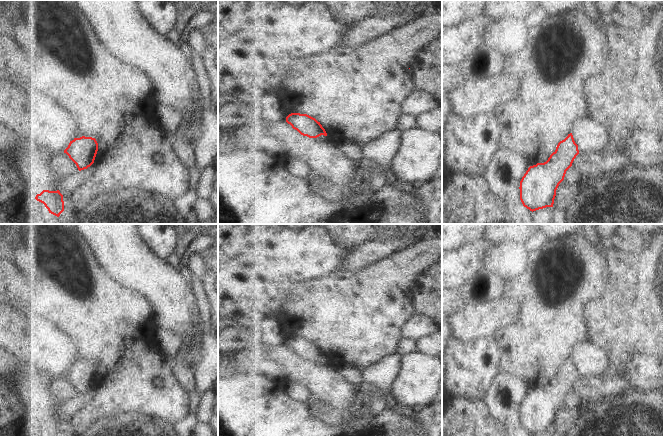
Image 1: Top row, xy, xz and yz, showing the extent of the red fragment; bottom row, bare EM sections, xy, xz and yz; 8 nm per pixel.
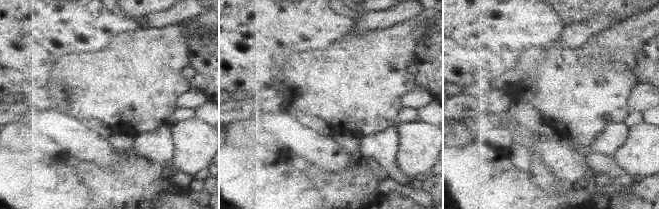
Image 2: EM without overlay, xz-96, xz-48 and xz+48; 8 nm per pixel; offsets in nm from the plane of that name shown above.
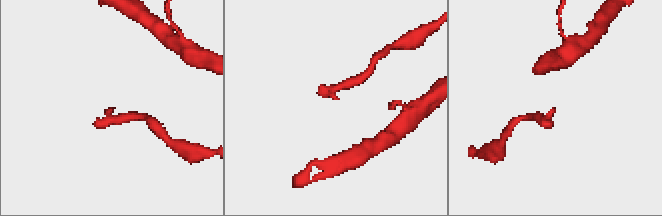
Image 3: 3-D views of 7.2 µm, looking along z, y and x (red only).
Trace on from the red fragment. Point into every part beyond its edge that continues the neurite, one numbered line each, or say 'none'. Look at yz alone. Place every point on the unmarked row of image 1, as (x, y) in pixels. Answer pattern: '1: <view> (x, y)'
none

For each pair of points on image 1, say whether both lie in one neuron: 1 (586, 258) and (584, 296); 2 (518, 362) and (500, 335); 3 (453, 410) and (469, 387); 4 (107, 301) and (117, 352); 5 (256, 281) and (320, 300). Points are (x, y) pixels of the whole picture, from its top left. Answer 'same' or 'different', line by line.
1: same
2: same
3: different
4: same
5: different

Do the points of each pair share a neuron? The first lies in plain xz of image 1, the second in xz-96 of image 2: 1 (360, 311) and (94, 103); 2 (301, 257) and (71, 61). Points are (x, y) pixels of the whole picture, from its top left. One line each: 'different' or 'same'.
1: same
2: different

